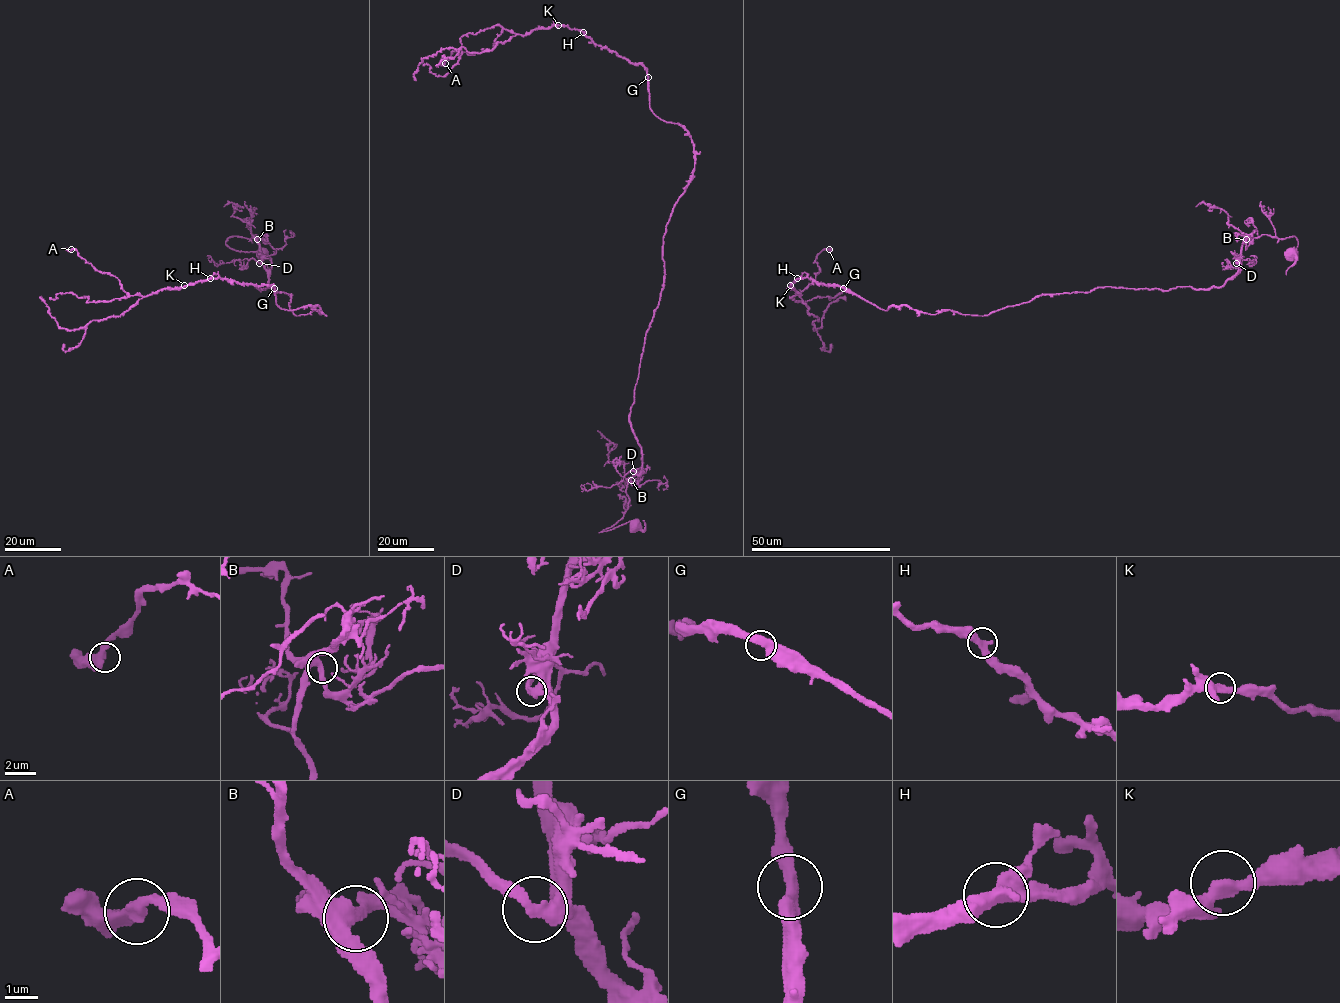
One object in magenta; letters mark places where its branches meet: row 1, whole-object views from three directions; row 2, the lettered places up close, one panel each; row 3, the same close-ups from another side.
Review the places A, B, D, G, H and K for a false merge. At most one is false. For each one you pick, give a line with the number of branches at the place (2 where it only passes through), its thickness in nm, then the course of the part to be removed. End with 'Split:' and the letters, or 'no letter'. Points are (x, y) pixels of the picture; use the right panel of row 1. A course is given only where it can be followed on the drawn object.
Split: no letter

